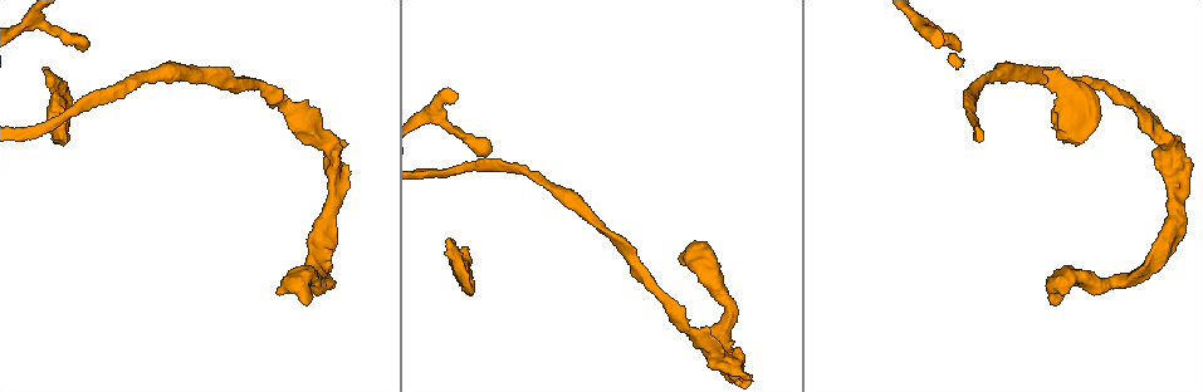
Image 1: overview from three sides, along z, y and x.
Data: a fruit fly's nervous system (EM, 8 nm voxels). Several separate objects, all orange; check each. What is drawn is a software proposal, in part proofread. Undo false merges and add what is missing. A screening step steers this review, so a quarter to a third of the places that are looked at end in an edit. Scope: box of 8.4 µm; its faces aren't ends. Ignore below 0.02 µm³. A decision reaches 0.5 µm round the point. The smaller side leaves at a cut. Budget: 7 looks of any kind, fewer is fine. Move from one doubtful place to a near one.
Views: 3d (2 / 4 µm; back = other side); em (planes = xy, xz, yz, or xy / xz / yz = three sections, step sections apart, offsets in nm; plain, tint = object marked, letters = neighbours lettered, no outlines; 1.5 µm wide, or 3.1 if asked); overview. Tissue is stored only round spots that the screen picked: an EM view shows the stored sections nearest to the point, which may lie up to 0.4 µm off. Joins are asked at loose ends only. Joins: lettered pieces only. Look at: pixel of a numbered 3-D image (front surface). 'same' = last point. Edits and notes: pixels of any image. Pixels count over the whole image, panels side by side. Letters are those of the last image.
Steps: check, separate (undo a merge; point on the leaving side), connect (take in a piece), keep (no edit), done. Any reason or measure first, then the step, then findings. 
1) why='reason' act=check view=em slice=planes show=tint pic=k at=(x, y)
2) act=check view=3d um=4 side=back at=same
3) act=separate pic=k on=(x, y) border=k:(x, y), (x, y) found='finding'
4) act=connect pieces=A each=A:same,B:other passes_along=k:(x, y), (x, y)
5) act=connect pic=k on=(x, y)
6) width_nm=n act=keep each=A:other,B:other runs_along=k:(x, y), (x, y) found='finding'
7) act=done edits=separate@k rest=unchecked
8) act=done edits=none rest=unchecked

why='a fork' act=check view=em slice=planes show=letters pic=1 at=(334, 178)

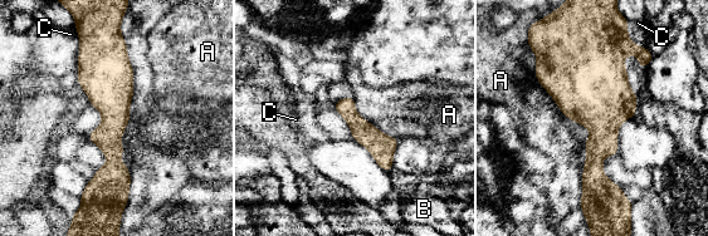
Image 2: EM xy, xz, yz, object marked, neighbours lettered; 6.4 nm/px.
longest_contact=A:900nm act=keep each=A:other,B:other,C:other border=2:(533, 72), (589, 131), (580, 203) found='one neuron here'

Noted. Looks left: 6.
why='branch stops here' act=check view=em slice=planes show=letters pic=1 at=(279, 292)

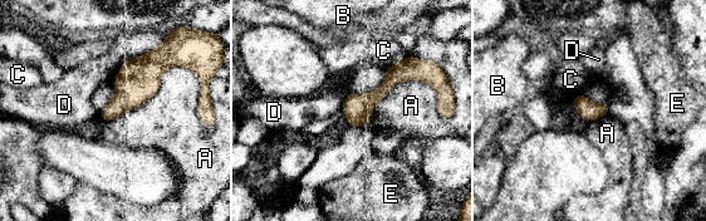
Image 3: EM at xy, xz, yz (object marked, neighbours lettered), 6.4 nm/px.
act=keep each=A:other,B:other,C:other,D:other,E:other border=3:(437, 93), (401, 80), (363, 126) found='no lettered piece goes on from it'

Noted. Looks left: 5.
why='an open end' act=check view=em slice=planes show=letters pic=1 at=(447, 241)

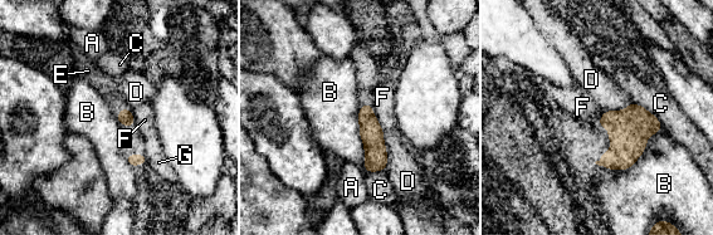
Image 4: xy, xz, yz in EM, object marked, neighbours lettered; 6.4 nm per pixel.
act=connect pieces=E each=A:other,B:other,C:other,D:other,E:same,F:other,G:other passes_along=4:(125, 117), (123, 108), (106, 86) found='the neuron continues'

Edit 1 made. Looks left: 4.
act=done edits=connect@4 rest=unchecked

